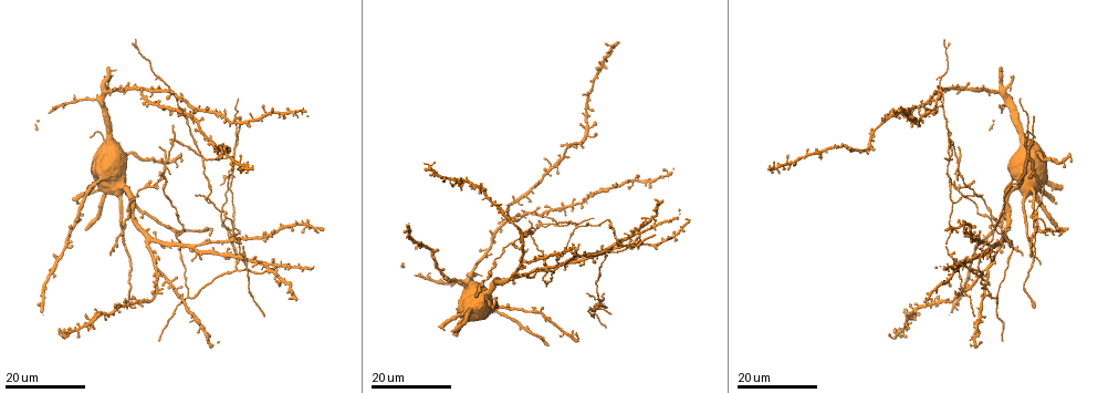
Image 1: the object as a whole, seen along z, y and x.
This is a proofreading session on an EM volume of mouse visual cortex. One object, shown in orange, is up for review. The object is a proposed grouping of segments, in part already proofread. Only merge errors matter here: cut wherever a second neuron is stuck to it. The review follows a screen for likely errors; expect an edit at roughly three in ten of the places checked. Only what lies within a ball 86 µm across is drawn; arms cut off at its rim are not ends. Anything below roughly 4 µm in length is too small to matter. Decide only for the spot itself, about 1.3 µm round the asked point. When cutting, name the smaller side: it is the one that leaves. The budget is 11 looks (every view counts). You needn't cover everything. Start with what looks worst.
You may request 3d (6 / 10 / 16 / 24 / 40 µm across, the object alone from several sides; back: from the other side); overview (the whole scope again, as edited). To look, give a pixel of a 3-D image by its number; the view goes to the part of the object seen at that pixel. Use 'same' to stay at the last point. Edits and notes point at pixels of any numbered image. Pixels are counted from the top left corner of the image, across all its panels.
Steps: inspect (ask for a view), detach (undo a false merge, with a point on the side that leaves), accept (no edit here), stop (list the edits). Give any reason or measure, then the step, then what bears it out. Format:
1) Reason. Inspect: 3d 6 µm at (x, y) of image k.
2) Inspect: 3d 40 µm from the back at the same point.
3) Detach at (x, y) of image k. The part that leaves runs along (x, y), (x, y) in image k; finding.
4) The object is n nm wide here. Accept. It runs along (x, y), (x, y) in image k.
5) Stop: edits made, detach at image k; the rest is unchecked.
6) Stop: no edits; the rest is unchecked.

Side arm on a straight run. Inspect: 3d 16 µm at (1024, 168) of image 1.

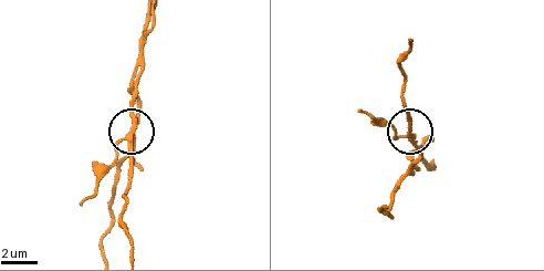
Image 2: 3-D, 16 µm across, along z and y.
Inspect: 3d 10 µm at (126, 136) of image 2.

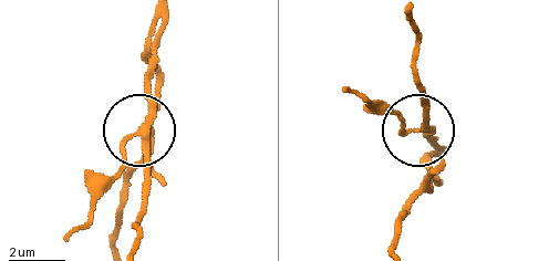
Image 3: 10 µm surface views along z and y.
Other side. Inspect: 3d 10 µm from the back at (139, 133) of image 3.

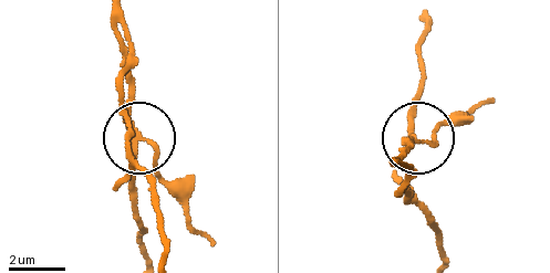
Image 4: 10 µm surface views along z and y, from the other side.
Detach at (155, 164) of image 4. The part that leaves runs along (137, 134), (154, 148), (159, 177), (211, 245) in image 4; two neurons meet here.

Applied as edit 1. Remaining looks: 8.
Three arms meet. Inspect: 3d 16 µm at (578, 227) of image 1.

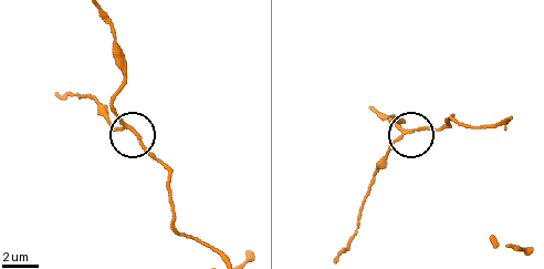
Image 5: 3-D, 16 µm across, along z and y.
Inspect: 3d 6 µm at (404, 132) of image 5.

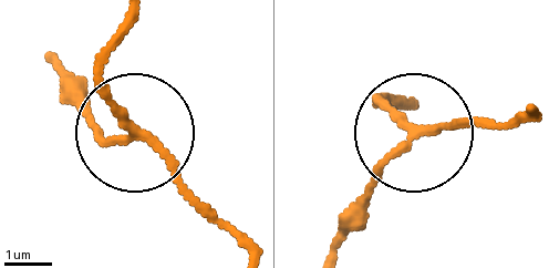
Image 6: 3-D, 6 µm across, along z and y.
Inspect: 3d 6 µm from the back at (140, 137) of image 6.

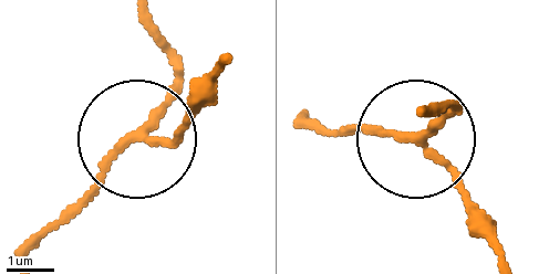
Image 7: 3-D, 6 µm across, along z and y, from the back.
3 arms meet here. Accept. Continuous, no second neuron.

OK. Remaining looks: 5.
Inspect: 3d 24 µm at (168, 88) of image 1.

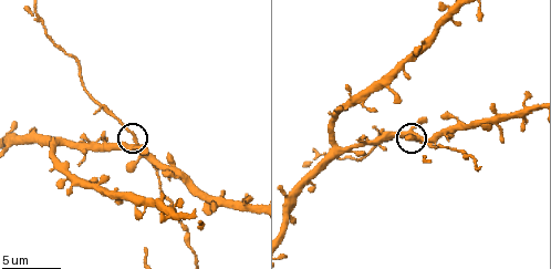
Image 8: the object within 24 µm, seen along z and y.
Inspect: 3d 6 µm at (134, 144) of image 8.

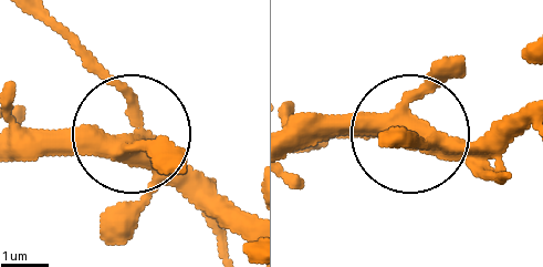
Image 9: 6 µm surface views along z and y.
Accept. It runs along (14, 134), (122, 134), (134, 122), (42, 19) in image 9; all the same neuron.

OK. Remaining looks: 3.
Branch point. Inspect: 3d 24 µm at (600, 251) of image 1.

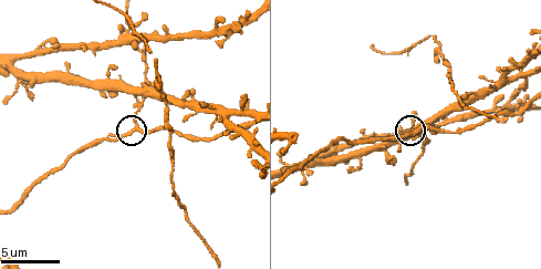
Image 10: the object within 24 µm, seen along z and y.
Inspect: 3d 6 µm at (412, 134) of image 10.

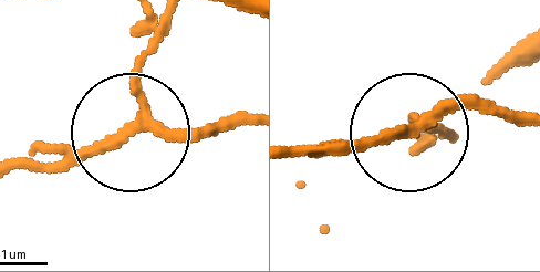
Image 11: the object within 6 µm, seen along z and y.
The object is 210 nm wide here. Accept. It runs along (422, 139), (413, 128), (473, 104), (520, 112) in image 11; one neuron here.

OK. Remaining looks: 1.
Stop: edits made, detach at image 4; the rest is unchecked.

